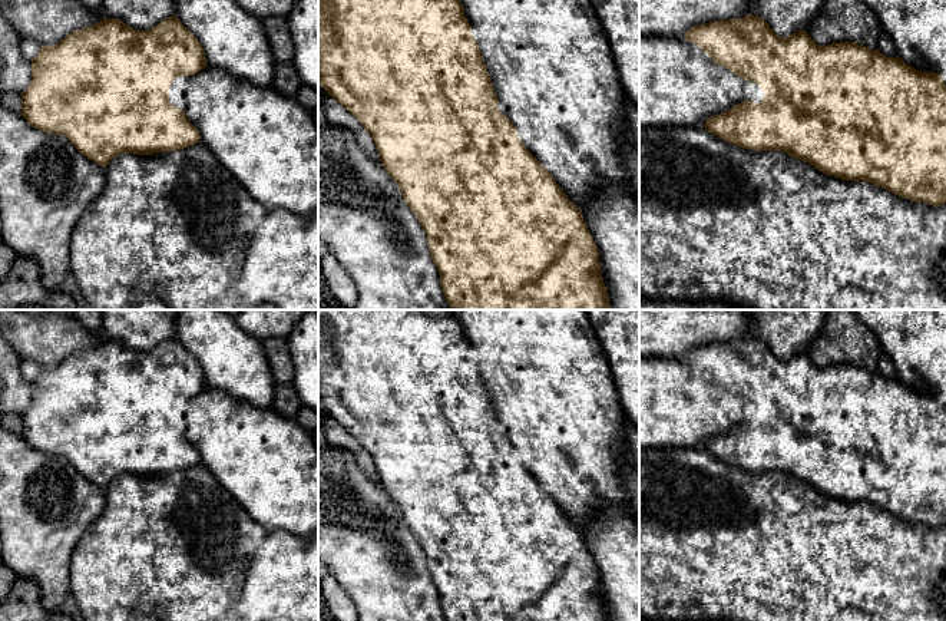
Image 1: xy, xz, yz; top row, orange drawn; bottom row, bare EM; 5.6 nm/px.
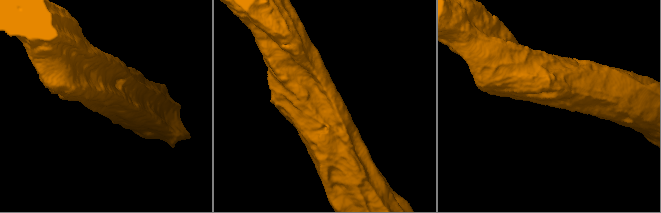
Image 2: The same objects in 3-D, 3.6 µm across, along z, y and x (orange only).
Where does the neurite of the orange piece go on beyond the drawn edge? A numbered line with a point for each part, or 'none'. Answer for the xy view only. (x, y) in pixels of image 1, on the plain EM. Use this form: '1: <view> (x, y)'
1: xy (179, 408)

